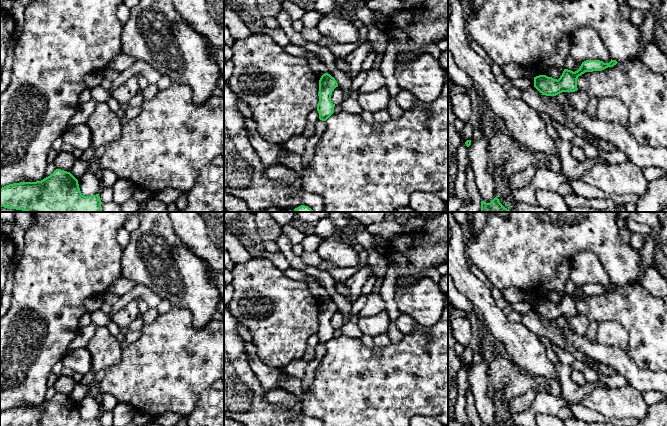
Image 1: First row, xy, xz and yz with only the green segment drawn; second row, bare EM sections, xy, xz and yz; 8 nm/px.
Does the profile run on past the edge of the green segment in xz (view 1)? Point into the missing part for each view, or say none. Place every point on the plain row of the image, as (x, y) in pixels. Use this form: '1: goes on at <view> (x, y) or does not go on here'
1: does not go on here

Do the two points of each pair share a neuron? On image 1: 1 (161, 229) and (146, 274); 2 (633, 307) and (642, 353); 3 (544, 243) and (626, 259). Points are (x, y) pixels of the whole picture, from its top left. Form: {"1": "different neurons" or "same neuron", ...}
{"1": "same neuron", "2": "same neuron", "3": "same neuron"}

